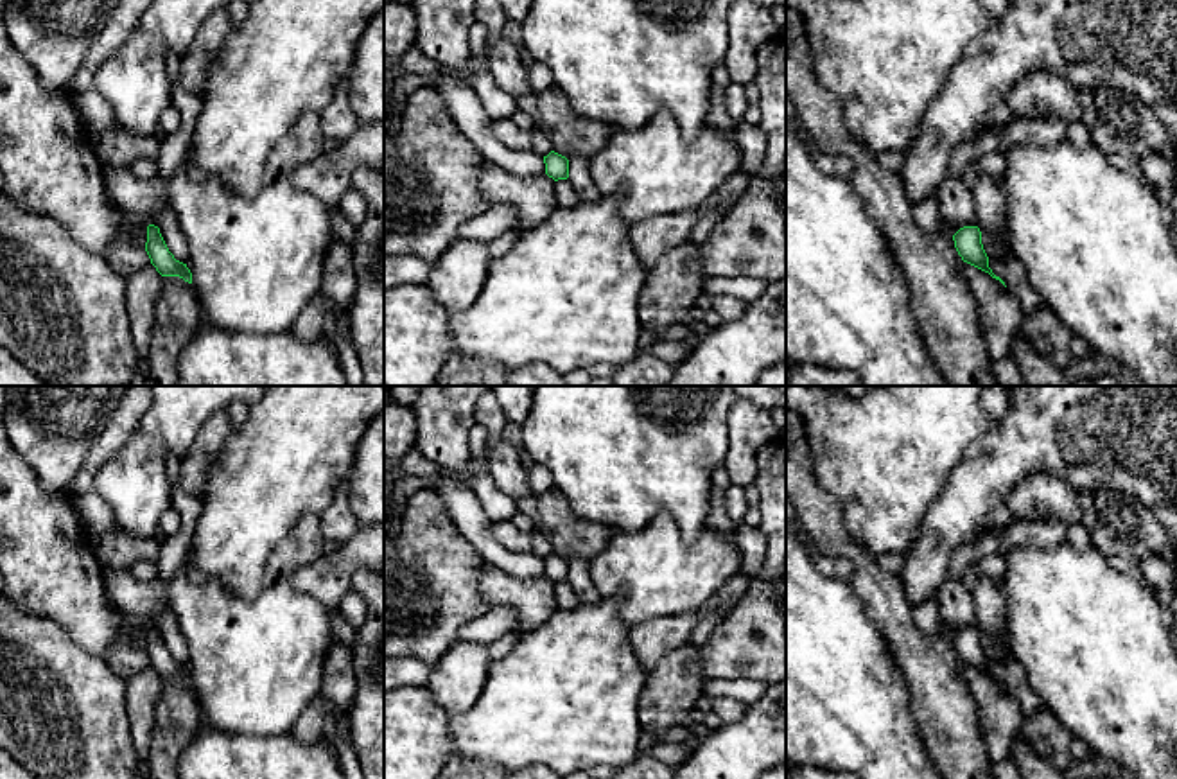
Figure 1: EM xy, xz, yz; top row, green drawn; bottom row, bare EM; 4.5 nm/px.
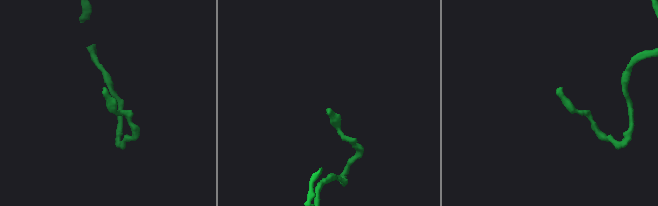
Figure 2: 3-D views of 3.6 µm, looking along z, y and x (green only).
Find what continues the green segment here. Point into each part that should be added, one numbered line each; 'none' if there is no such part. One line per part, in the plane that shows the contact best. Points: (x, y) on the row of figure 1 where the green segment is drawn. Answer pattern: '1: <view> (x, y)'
none

